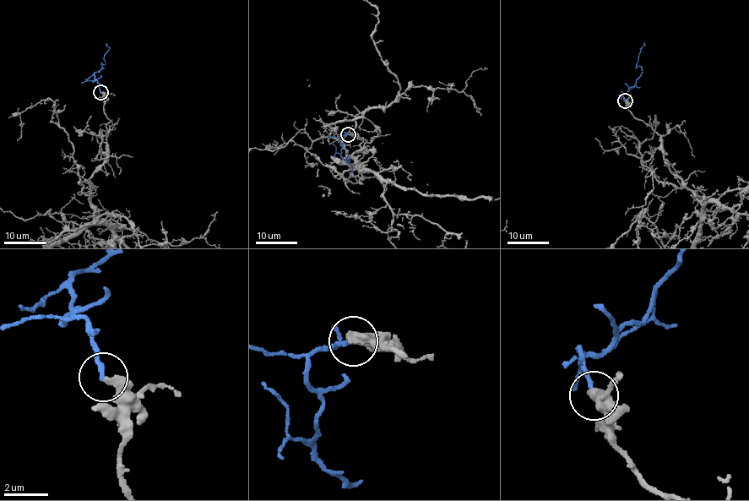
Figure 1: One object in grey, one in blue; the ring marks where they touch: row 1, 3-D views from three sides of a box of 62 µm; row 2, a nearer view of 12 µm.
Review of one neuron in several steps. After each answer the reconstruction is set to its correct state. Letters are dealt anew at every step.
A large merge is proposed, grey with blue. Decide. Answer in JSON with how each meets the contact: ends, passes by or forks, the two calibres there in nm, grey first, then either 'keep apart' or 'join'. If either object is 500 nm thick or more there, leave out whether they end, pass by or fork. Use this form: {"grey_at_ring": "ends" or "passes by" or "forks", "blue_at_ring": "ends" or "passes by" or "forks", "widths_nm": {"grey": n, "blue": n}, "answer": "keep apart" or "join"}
{"grey_at_ring": "ends", "blue_at_ring": "ends", "widths_nm": {"grey": 380, "blue": 190}, "answer": "join"}

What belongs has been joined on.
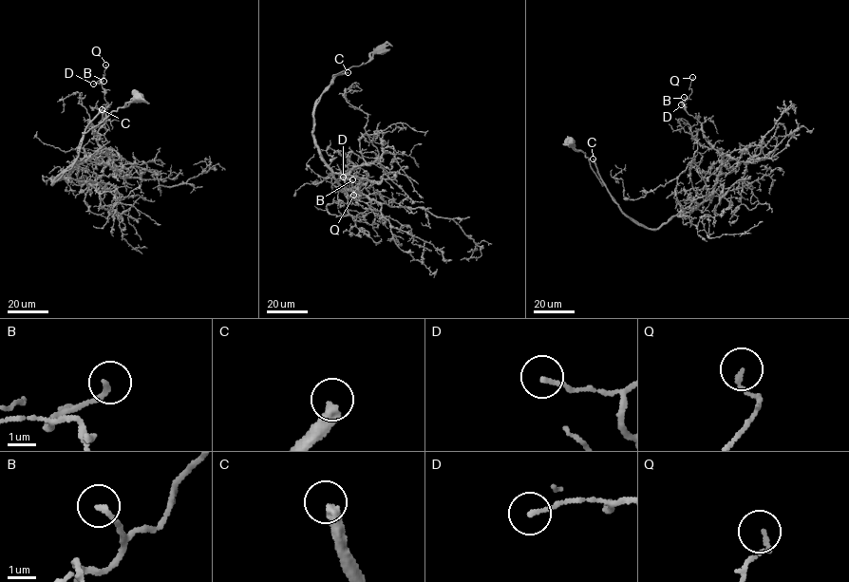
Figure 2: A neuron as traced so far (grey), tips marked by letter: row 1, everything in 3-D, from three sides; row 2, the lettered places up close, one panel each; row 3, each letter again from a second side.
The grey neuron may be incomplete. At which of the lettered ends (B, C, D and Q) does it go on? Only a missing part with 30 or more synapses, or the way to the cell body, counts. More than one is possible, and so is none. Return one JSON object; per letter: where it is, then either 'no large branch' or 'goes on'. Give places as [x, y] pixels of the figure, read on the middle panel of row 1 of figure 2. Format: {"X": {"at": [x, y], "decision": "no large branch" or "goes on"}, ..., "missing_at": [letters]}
{"B": {"at": [352, 179], "decision": "no large branch"}, "C": {"at": [348, 72], "decision": "goes on"}, "D": {"at": [343, 177], "decision": "no large branch"}, "Q": {"at": [353, 195], "decision": "no large branch"}, "missing_at": ["C"]}

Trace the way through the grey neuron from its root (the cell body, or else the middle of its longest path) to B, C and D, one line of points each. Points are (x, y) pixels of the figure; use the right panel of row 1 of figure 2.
B: (571, 143), (585, 153), (623, 213), (658, 229), (697, 208), (721, 167), (722, 157), (686, 110), (684, 97)
C: (571, 143), (585, 153), (602, 185), (593, 159)
D: (571, 143), (585, 153), (623, 213), (658, 229), (697, 208), (721, 167), (722, 157), (701, 123), (681, 104)

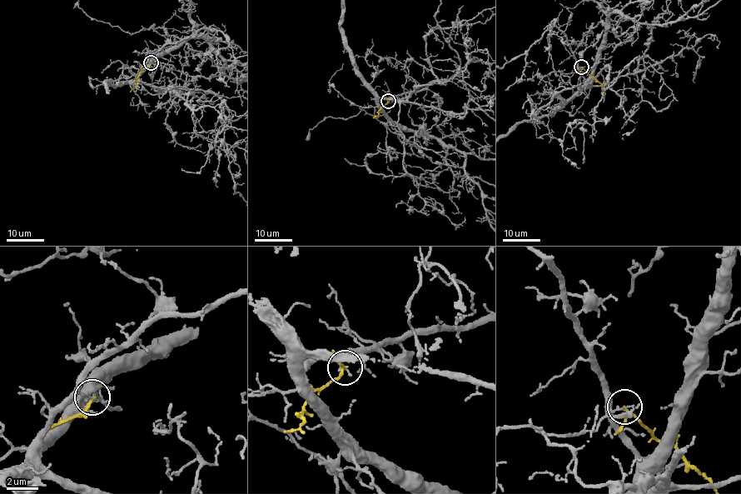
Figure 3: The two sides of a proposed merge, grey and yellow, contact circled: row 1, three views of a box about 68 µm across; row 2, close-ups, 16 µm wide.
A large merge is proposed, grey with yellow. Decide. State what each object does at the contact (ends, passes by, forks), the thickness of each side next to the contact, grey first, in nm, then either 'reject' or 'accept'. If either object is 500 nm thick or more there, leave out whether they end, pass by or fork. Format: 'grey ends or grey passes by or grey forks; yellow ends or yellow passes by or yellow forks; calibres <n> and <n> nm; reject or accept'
grey ends; yellow passes by; calibres 170 and 140 nm; reject

